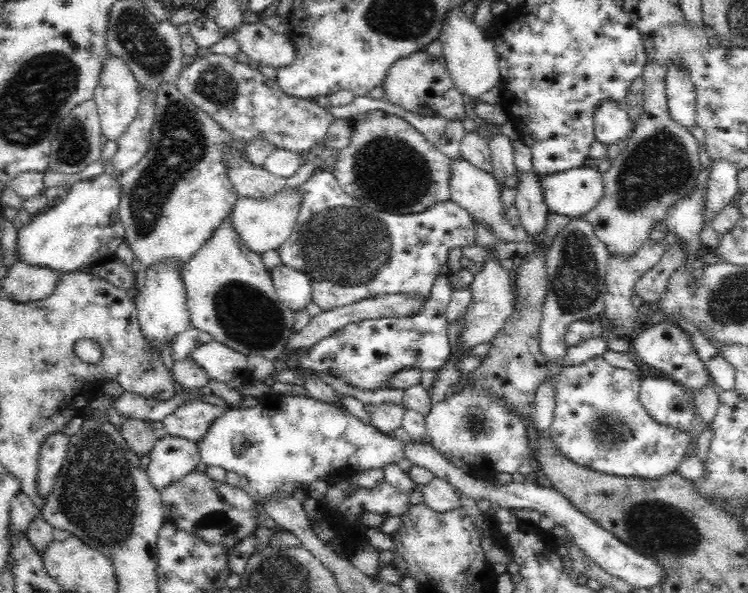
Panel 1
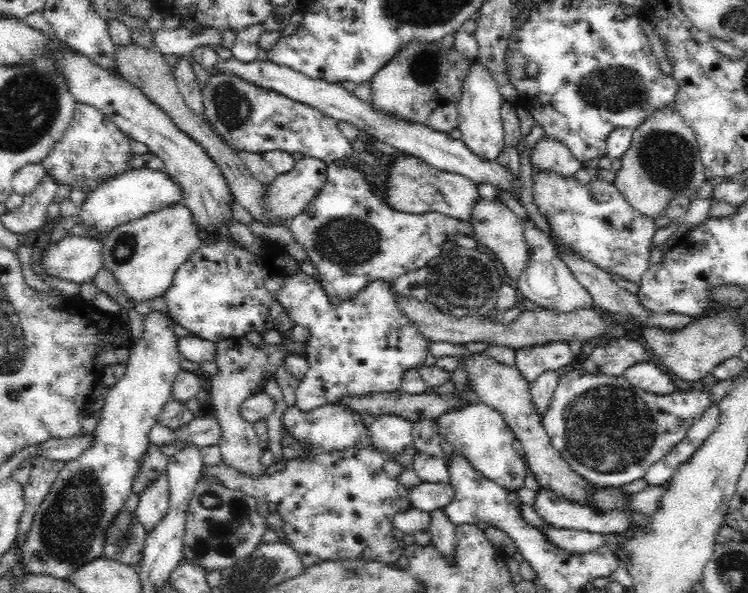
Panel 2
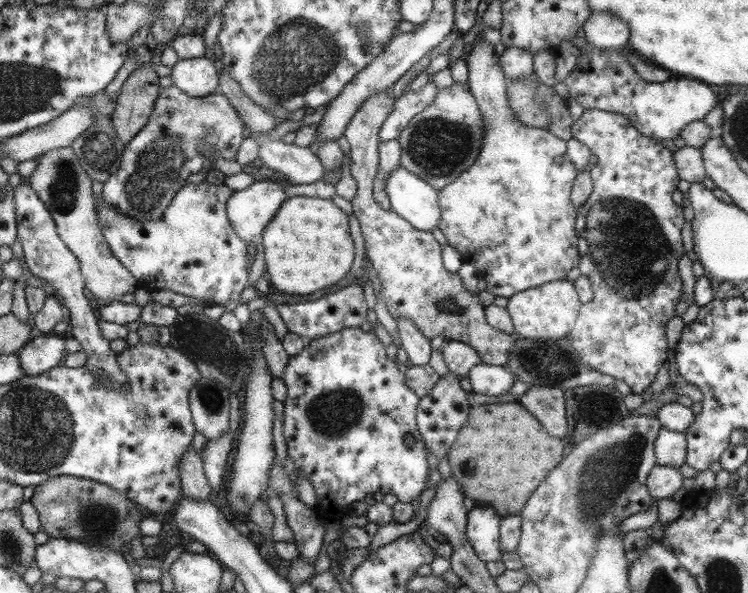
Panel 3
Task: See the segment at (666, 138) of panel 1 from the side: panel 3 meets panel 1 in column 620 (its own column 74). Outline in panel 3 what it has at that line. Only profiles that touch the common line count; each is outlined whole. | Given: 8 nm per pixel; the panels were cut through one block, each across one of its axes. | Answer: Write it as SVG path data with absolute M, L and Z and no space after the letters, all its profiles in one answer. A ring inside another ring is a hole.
M70 147L52 148L38 154L28 185L49 211L58 237L77 258L84 287L97 300L116 301L121 295L134 293L137 279L116 259L102 234L97 210L93 206L91 179Z

